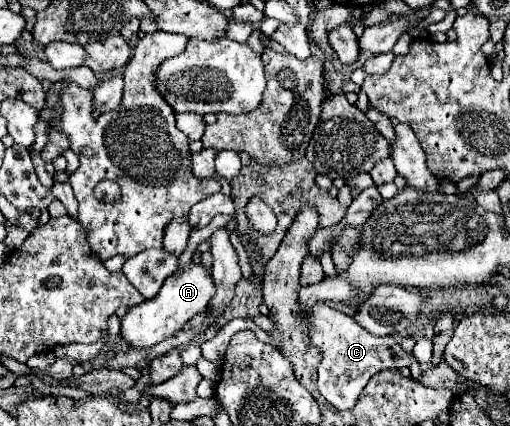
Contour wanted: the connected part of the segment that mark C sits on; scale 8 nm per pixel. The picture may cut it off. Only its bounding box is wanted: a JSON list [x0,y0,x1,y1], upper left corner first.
[302,301,410,409]

